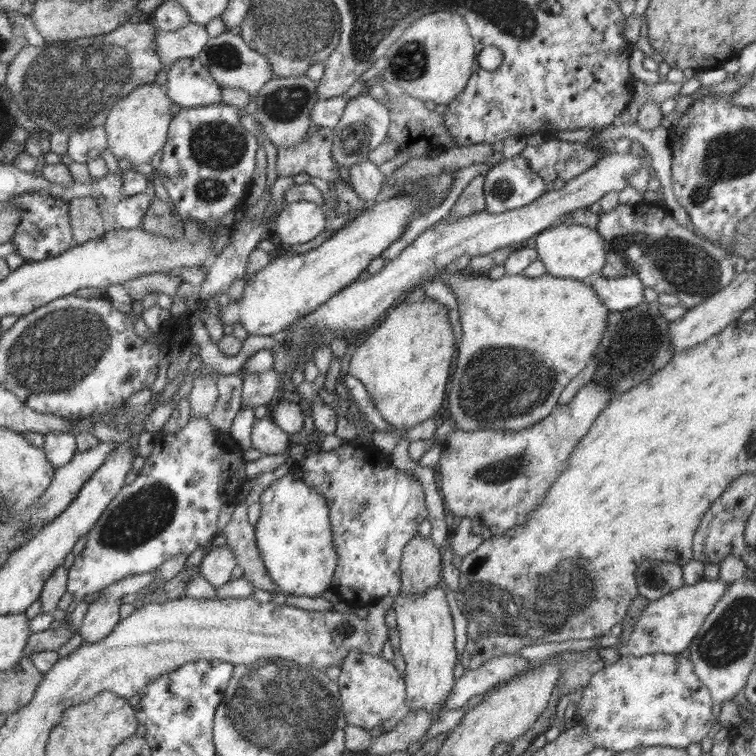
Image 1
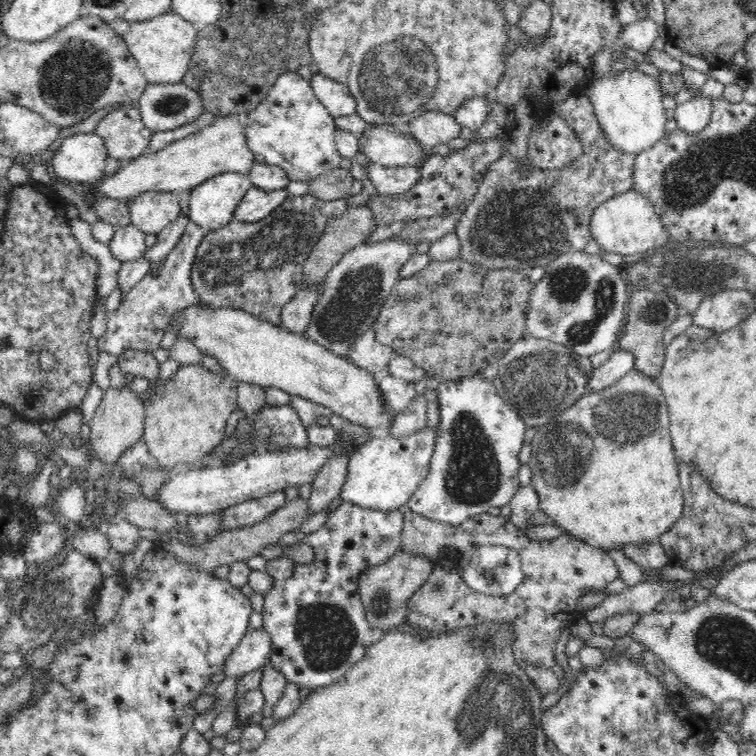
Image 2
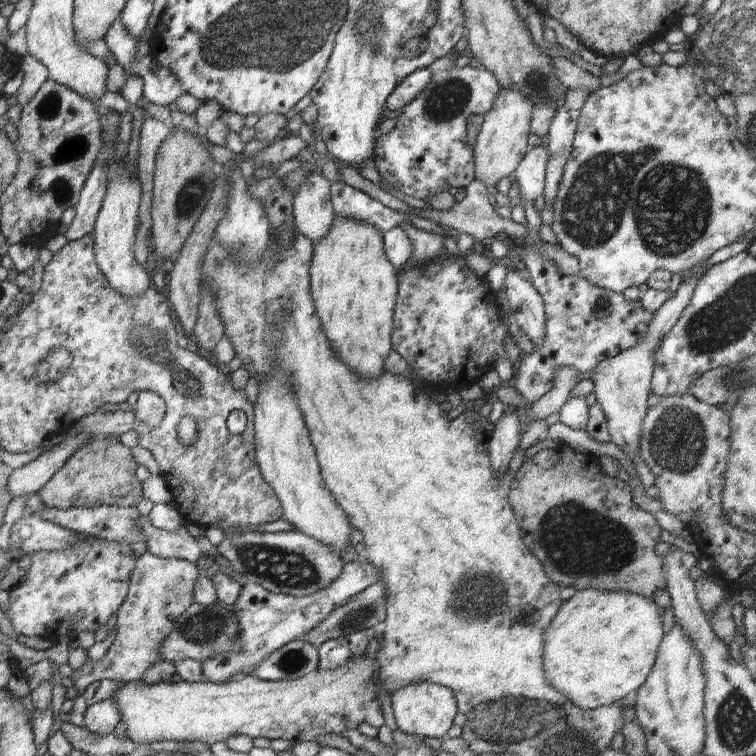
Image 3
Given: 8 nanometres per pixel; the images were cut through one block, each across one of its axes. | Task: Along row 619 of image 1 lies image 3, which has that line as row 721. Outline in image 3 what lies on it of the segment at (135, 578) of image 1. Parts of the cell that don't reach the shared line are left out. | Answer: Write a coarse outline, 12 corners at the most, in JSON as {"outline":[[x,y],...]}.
{"outline":[[102,700],[84,713],[84,727],[108,736],[120,722],[116,700]]}

